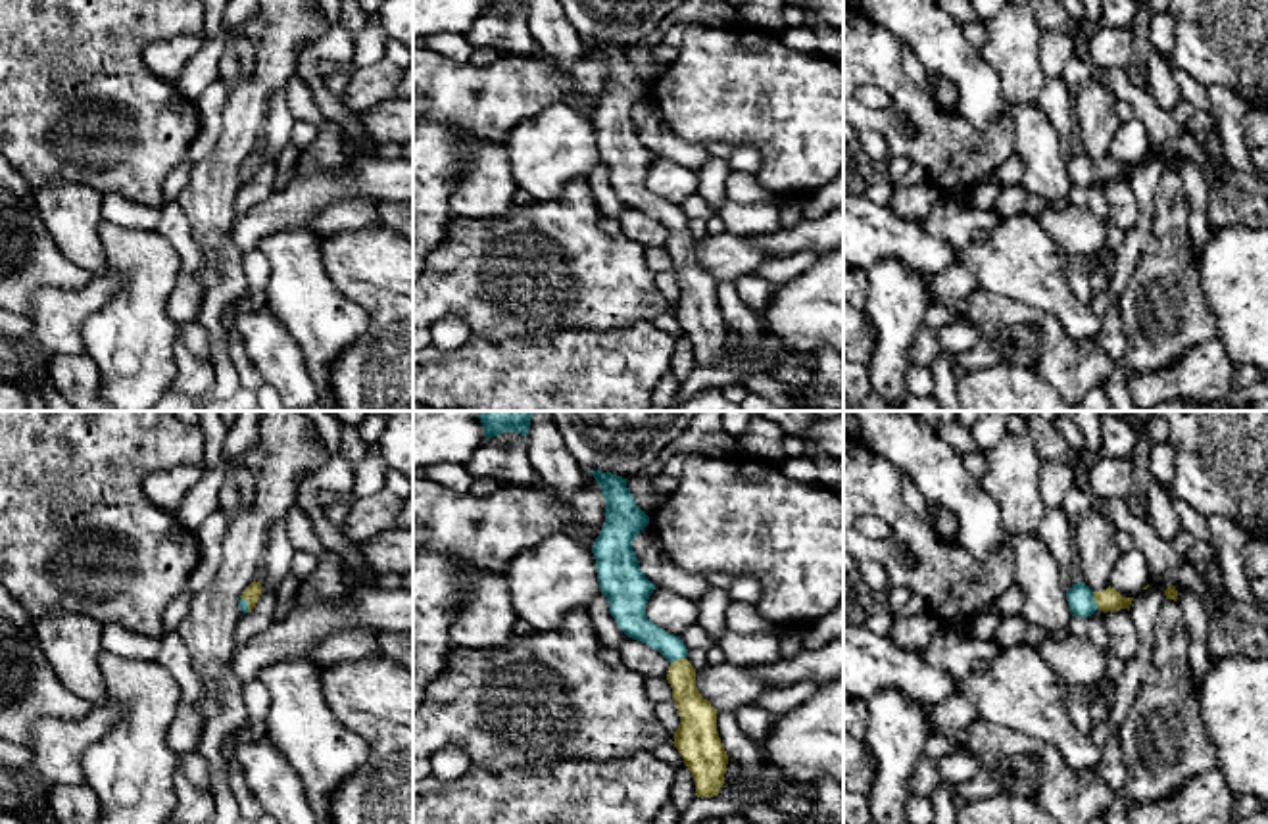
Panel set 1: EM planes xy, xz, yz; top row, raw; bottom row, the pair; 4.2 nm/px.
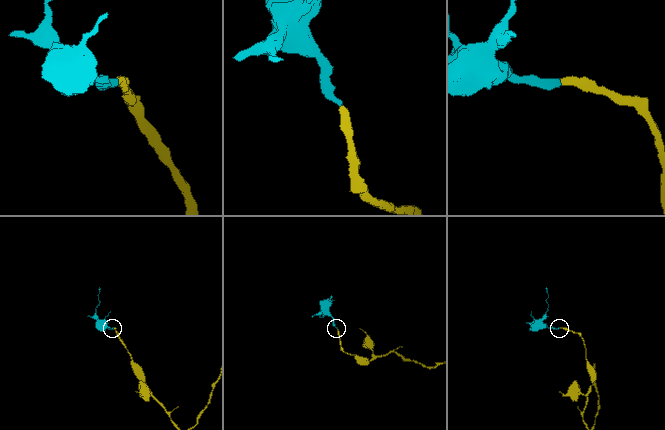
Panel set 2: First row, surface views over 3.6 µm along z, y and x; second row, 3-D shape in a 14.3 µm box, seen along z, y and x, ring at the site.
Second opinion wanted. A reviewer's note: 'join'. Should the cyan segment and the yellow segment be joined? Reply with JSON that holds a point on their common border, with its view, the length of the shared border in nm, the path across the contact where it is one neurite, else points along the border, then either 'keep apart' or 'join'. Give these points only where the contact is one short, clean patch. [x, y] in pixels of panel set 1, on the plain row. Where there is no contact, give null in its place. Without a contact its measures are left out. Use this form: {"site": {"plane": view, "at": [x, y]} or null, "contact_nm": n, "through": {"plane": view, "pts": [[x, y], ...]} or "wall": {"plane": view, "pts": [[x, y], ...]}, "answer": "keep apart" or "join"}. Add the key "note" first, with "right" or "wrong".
{"note": "right", "site": {"plane": "yz", "at": [1094, 169]}, "contact_nm": 80, "through": {"plane": "yz", "pts": [[1080, 169], [1094, 169], [1109, 169]]}, "answer": "join"}

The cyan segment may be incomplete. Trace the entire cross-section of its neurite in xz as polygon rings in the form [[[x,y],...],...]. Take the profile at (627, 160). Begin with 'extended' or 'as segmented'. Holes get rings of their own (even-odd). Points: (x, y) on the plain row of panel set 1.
extended; [[[601,40],[586,42],[594,44],[605,69],[605,92],[592,115],[599,161],[607,167],[609,182],[615,188],[617,196],[628,207],[659,221],[671,232],[667,250],[672,257],[672,269],[680,286],[680,294],[674,302],[672,313],[682,325],[684,334],[692,342],[692,348],[695,351],[695,365],[719,365],[719,359],[724,353],[728,325],[717,302],[717,279],[697,261],[695,238],[686,229],[688,219],[680,206],[665,202],[646,186],[646,173],[653,163],[655,154],[651,154],[640,140],[636,123],[632,121],[632,111],[649,94],[649,86],[636,75],[630,60],[626,58],[626,48]]]

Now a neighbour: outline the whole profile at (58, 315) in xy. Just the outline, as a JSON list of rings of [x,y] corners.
[[[119,275],[94,277],[85,288],[44,286],[29,300],[33,338],[46,353],[85,353],[83,325],[100,311],[123,286]]]

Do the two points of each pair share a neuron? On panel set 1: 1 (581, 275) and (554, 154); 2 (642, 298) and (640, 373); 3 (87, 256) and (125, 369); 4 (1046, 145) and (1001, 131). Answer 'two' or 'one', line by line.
1: one
2: two
3: two
4: two

